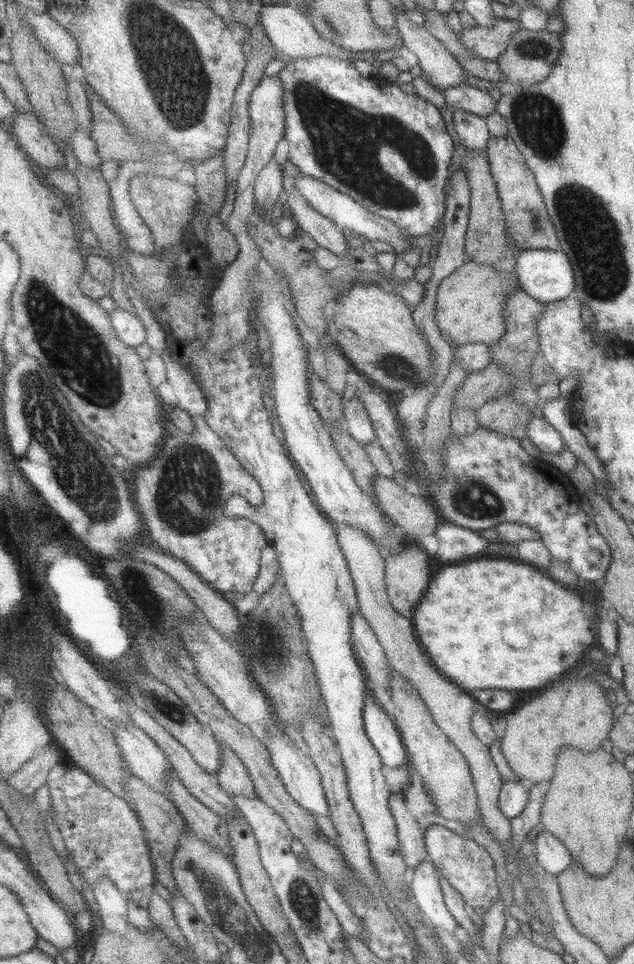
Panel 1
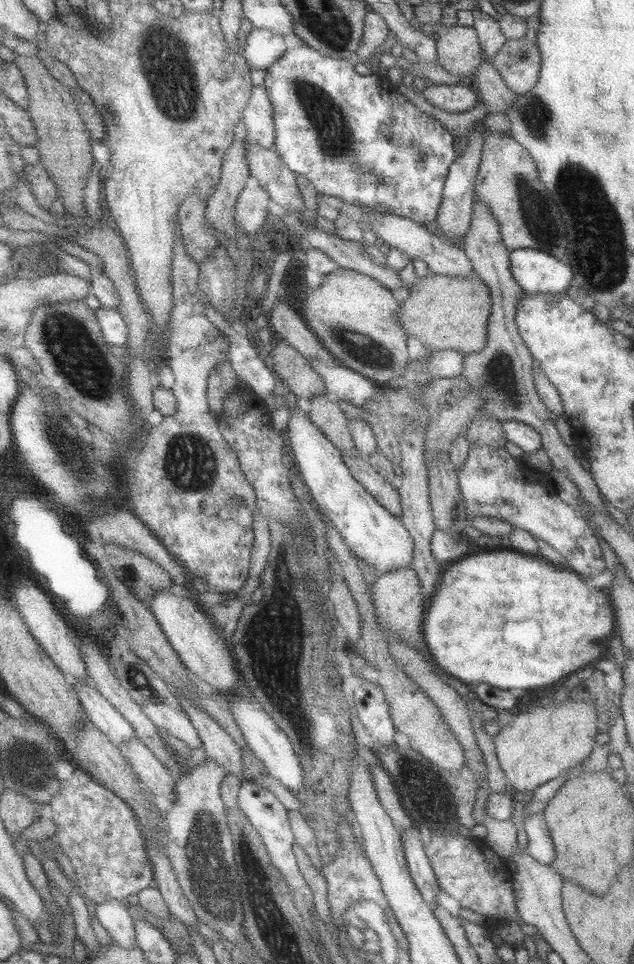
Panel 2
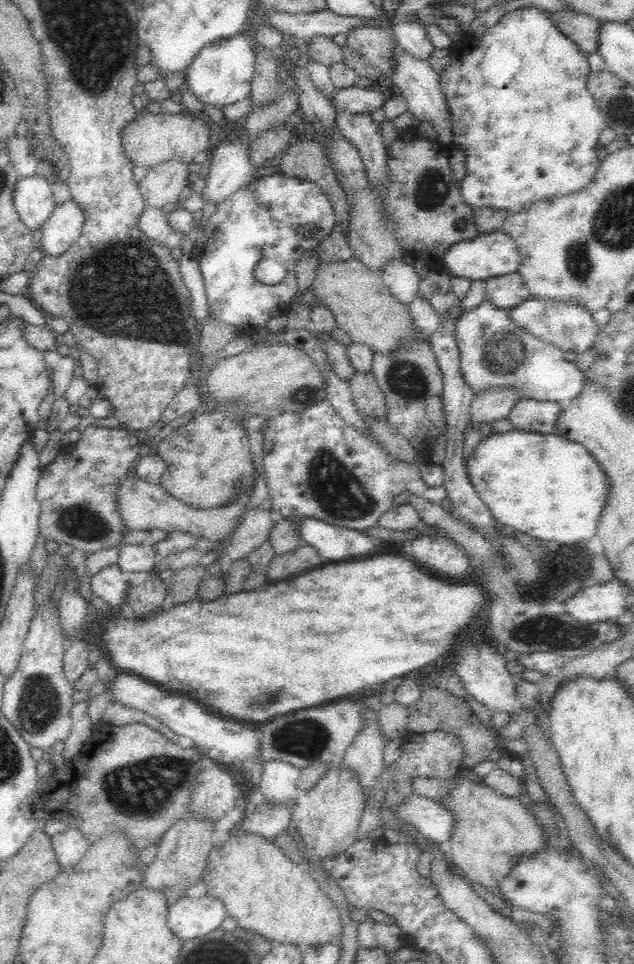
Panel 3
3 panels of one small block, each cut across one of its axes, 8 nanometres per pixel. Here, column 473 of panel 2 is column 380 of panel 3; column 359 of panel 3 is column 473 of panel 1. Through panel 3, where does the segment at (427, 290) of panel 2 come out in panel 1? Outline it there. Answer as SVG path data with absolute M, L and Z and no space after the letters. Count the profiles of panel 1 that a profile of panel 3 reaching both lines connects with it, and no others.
M473 260L451 276L445 278L438 289L436 320L446 339L460 345L487 344L495 347L507 335L506 307L510 295L522 289L516 270L513 274L502 274L499 269Z

